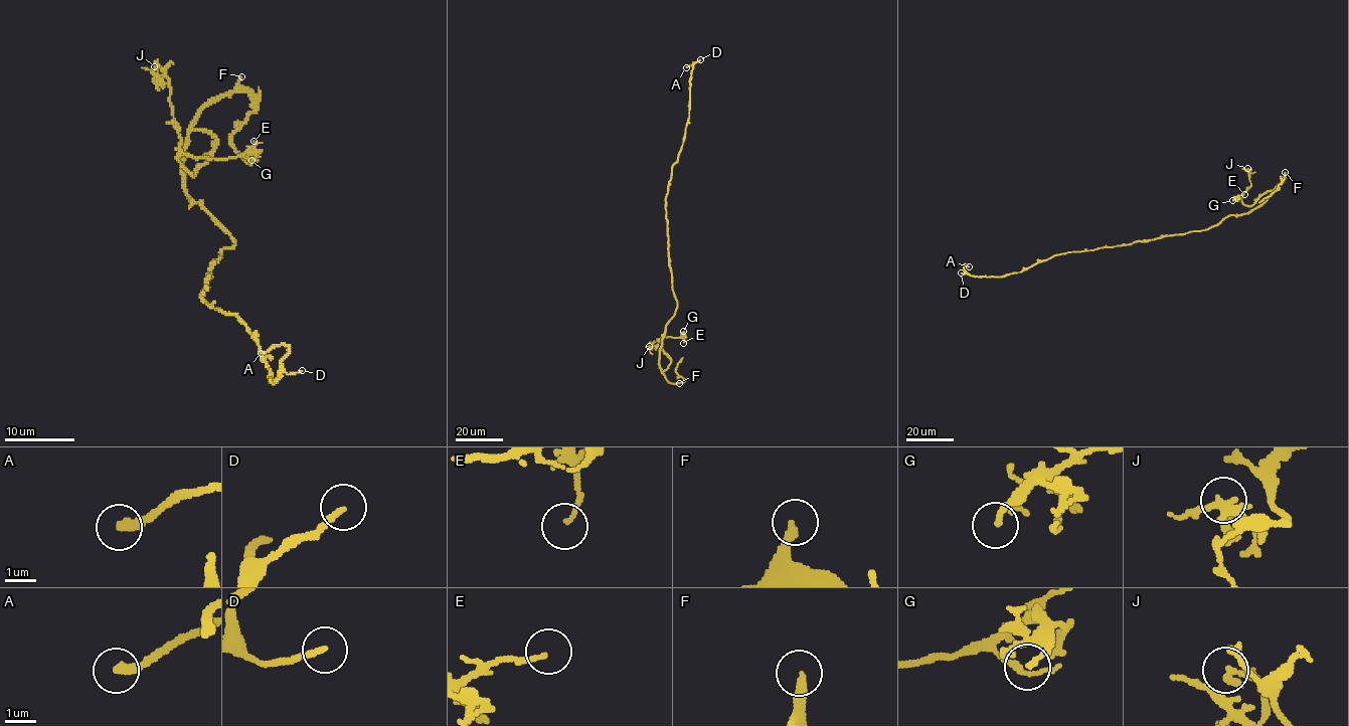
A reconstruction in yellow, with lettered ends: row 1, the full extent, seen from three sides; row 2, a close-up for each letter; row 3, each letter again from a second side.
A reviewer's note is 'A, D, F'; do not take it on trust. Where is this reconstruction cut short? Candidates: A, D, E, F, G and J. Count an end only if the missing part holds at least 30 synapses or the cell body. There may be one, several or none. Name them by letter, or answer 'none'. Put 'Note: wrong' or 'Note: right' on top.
Note: right
A, D, F

